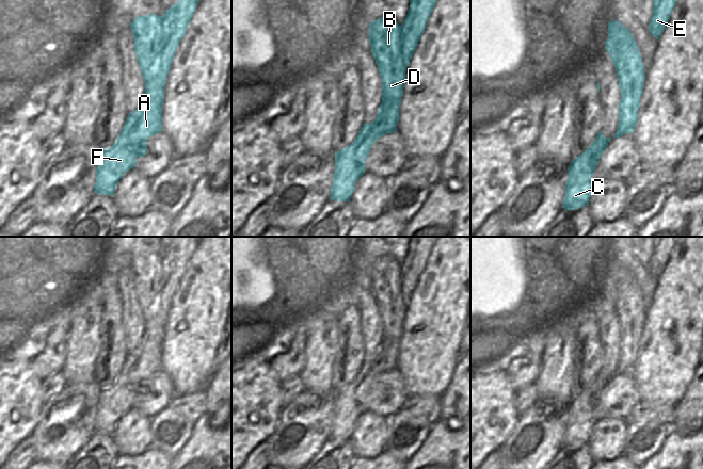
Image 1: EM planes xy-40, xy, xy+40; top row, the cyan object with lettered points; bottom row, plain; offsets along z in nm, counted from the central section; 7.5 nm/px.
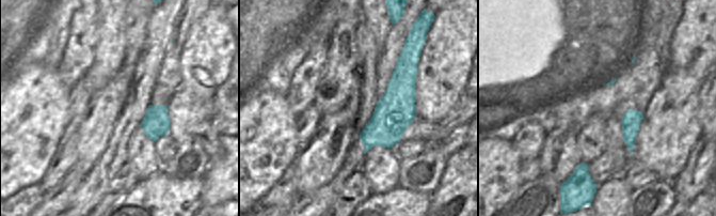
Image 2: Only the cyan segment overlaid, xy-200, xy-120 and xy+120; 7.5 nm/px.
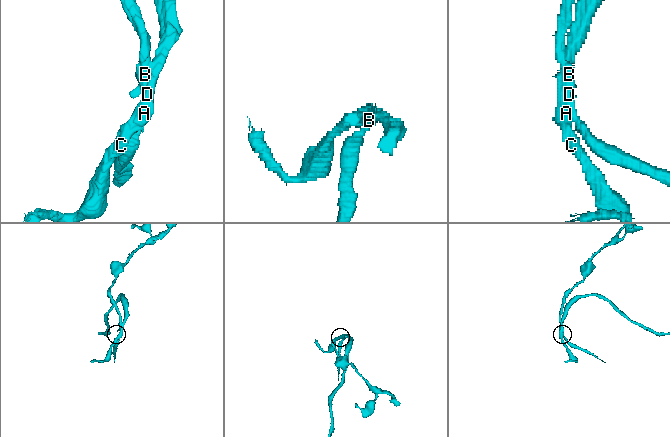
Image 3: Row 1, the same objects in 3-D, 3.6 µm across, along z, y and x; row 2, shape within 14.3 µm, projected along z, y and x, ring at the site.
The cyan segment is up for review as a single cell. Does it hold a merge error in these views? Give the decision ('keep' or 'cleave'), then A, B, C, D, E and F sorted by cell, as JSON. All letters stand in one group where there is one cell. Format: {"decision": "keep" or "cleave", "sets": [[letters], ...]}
{"decision": "cleave", "sets": [["A", "C", "E", "F"], ["B", "D"]]}

